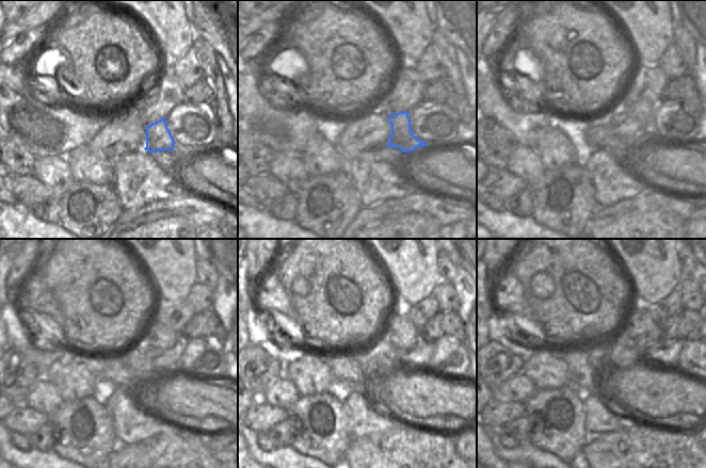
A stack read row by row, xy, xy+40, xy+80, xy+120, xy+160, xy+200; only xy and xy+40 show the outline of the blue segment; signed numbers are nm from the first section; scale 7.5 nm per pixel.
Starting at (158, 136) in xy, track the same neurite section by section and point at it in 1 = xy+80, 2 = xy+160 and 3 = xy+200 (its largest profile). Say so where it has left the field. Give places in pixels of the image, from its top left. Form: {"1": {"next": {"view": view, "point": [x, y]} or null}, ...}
{"1": {"next": {"view": "xy+80", "point": [643, 110]}}, "2": {"next": {"view": "xy+160", "point": [404, 335]}}, "3": {"next": {"view": "xy+200", "point": [638, 323]}}}

